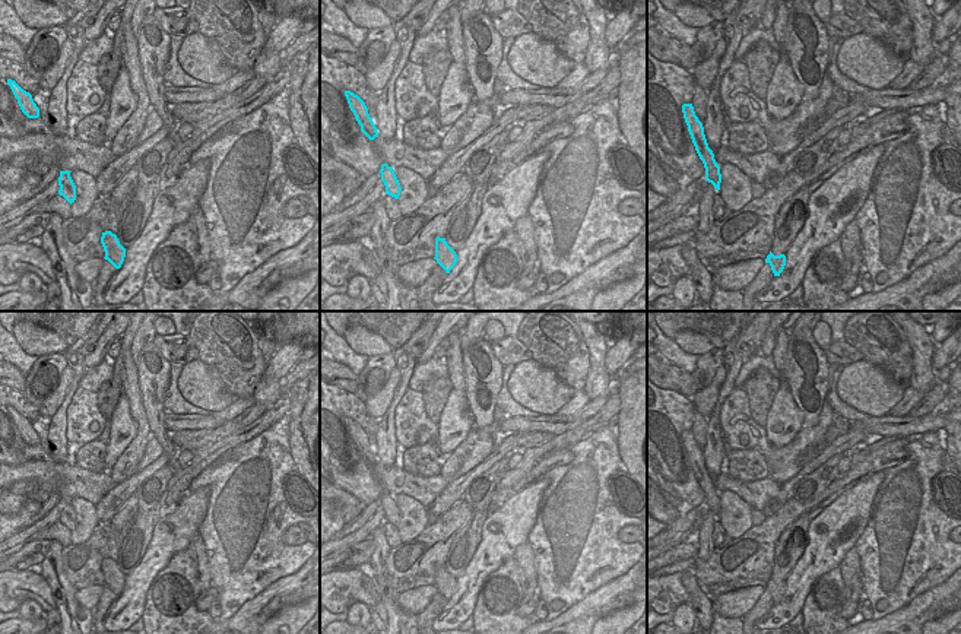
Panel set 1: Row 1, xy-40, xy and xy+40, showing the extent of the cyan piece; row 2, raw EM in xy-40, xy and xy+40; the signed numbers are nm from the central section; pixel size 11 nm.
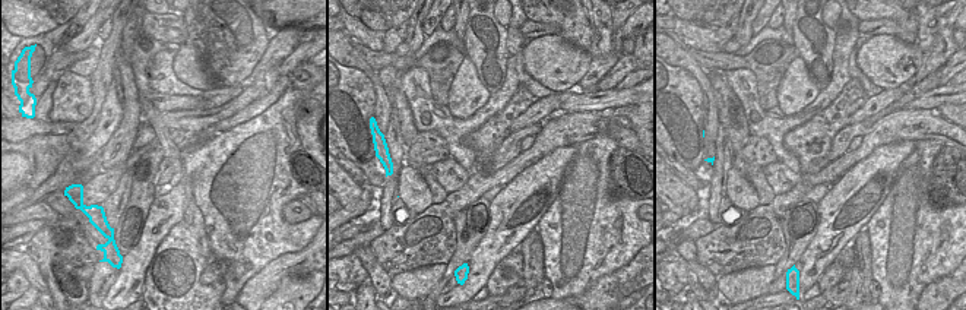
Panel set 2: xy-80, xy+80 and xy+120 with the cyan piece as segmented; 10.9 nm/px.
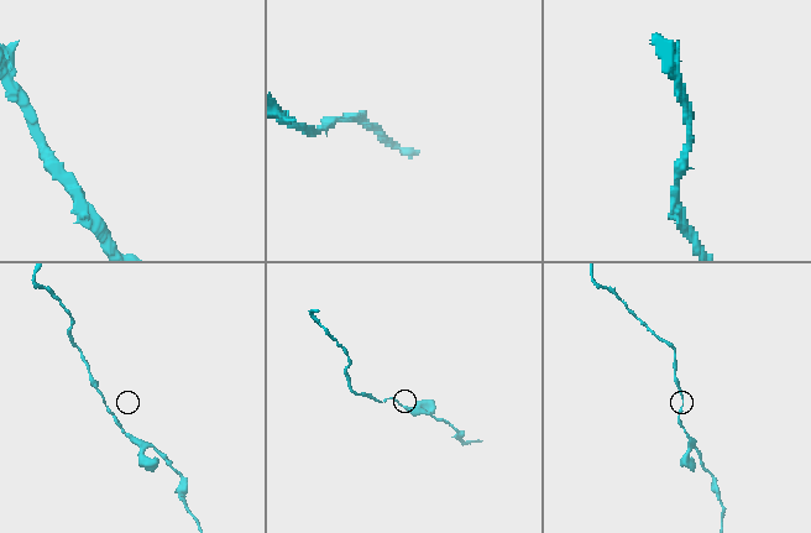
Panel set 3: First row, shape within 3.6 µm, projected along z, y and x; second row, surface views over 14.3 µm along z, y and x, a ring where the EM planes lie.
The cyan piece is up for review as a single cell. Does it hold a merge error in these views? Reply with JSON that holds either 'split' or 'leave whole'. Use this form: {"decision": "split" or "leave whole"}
{"decision": "leave whole"}

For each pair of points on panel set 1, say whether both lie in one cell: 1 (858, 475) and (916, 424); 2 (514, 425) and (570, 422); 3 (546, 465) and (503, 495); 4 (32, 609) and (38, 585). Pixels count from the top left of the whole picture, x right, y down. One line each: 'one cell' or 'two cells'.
1: two cells
2: one cell
3: one cell
4: two cells

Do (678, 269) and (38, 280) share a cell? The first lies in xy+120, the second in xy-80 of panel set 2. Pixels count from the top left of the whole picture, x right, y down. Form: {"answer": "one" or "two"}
{"answer": "two"}

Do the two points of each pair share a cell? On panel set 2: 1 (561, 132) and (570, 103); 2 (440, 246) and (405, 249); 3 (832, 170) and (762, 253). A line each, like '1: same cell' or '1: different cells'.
1: different cells
2: same cell
3: same cell

